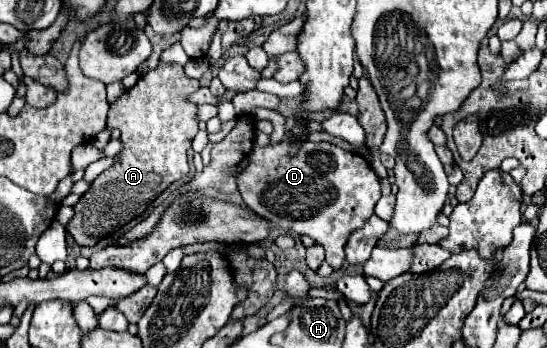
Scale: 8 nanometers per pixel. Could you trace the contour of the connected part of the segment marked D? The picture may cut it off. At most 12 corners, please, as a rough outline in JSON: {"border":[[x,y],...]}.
{"border":[[333,143],[253,147],[237,179],[273,227],[339,269],[381,197],[363,155]]}

